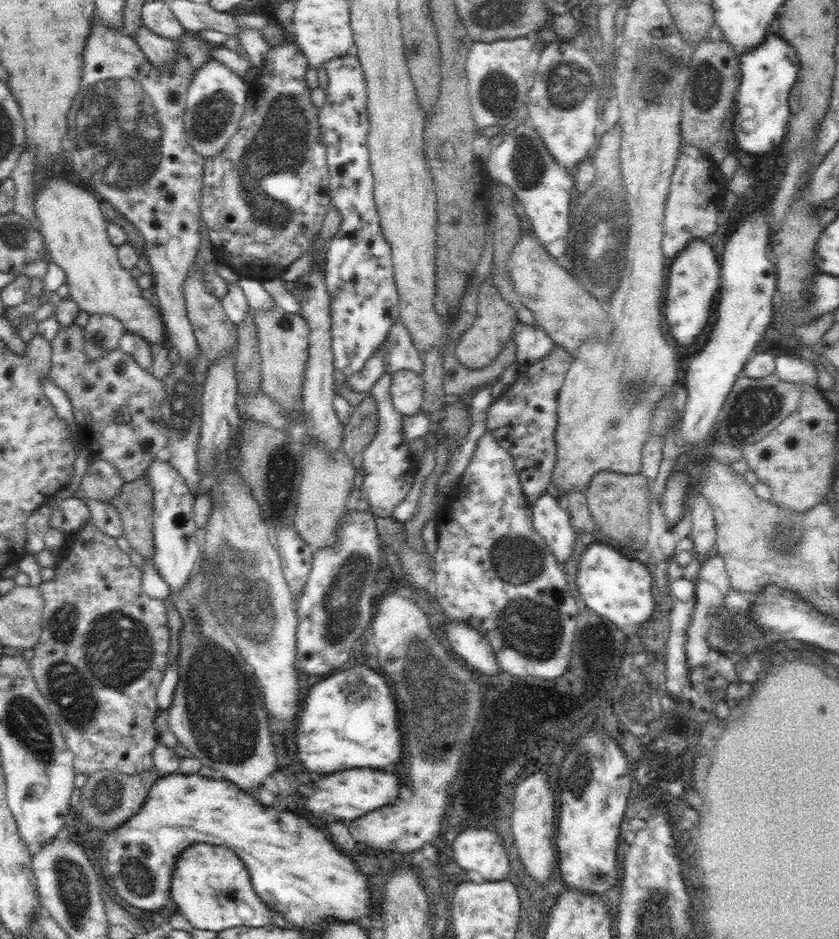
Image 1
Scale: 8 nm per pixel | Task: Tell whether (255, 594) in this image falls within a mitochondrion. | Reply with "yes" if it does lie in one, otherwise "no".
yes

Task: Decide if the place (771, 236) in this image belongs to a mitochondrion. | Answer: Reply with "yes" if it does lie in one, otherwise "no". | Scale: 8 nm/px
no

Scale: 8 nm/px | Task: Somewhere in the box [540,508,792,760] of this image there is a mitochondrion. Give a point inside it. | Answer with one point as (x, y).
(638, 697)

